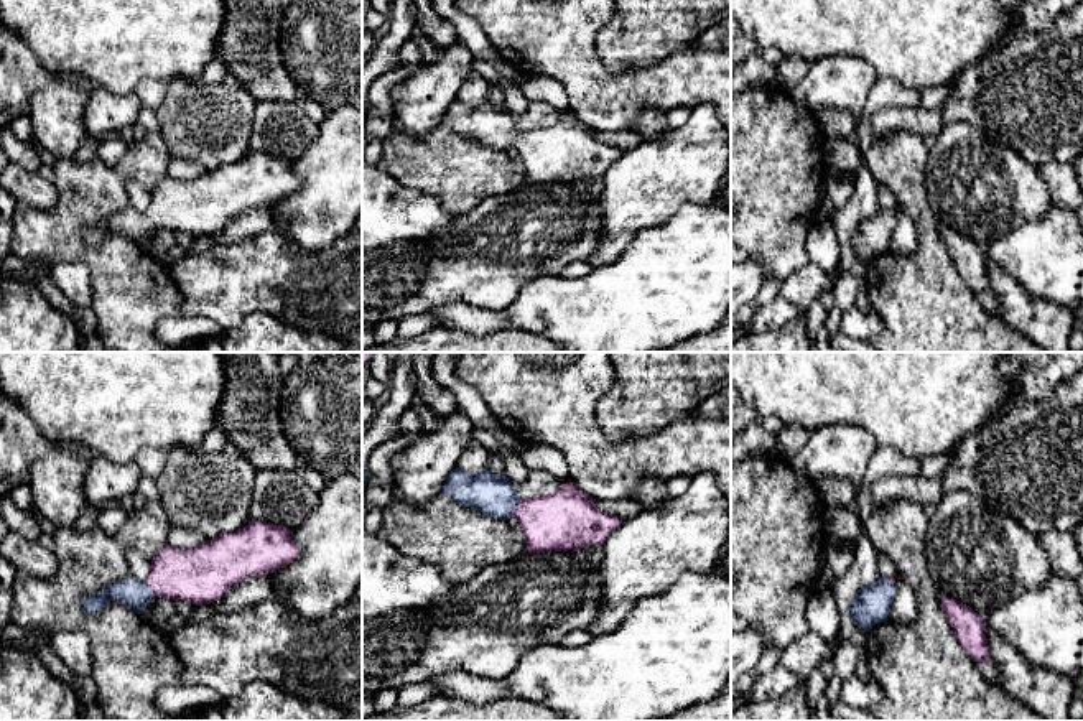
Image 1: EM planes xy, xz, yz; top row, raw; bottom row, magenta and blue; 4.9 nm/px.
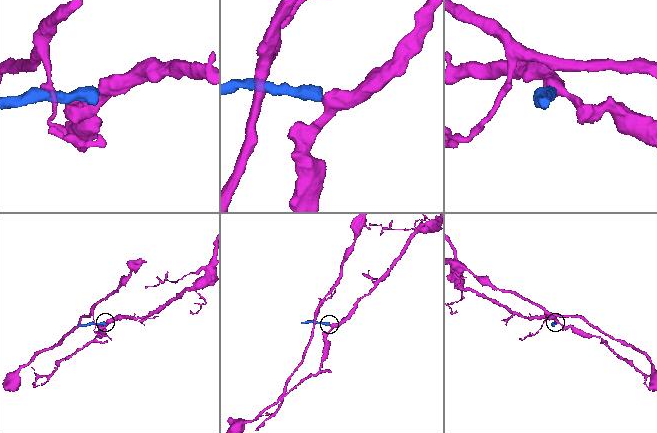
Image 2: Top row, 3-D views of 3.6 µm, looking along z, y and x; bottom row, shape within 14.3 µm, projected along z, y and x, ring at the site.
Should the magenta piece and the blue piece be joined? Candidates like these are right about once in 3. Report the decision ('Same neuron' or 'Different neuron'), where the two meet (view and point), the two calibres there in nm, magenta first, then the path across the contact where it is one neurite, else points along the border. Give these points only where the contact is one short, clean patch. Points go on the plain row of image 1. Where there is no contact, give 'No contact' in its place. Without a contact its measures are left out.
Same neuron. Touches magenta at xz (517, 139). Thickness 300 nm (magenta) against 200 nm. Path across: xz (567, 150), (540, 150), (517, 139), (489, 124)

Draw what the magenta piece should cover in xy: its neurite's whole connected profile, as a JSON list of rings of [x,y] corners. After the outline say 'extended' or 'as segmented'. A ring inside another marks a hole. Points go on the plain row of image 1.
[[[265,153],[206,171],[193,179],[166,176],[153,191],[145,212],[132,206],[82,230],[87,245],[110,232],[142,245],[155,229],[184,230],[196,237],[221,230],[232,217],[293,194],[300,186],[293,161]]]; extended

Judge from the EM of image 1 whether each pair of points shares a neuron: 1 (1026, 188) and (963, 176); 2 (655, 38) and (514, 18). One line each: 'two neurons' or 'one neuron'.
1: one neuron
2: two neurons

